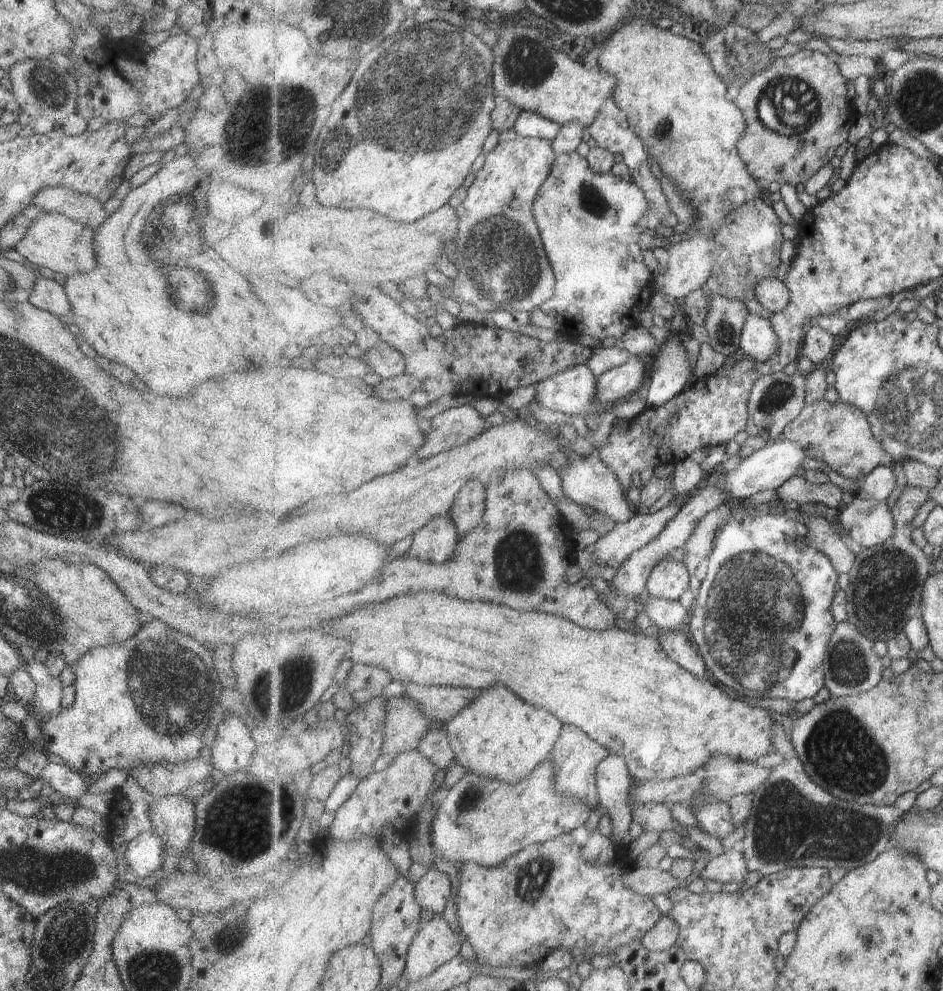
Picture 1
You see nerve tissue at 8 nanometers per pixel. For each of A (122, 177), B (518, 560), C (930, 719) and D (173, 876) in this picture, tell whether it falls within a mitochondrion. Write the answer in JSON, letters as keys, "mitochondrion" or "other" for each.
{"A":"other","B":"mitochondrion","C":"other","D":"other"}

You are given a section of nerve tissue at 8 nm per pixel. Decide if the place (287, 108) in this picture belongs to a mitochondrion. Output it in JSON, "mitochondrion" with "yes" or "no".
{"mitochondrion":"yes"}

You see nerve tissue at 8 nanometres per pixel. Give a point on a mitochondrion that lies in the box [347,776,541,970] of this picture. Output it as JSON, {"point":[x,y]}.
{"point":[472,798]}

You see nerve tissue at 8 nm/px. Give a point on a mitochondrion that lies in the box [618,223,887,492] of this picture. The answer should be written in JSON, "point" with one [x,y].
{"point":[774,397]}

